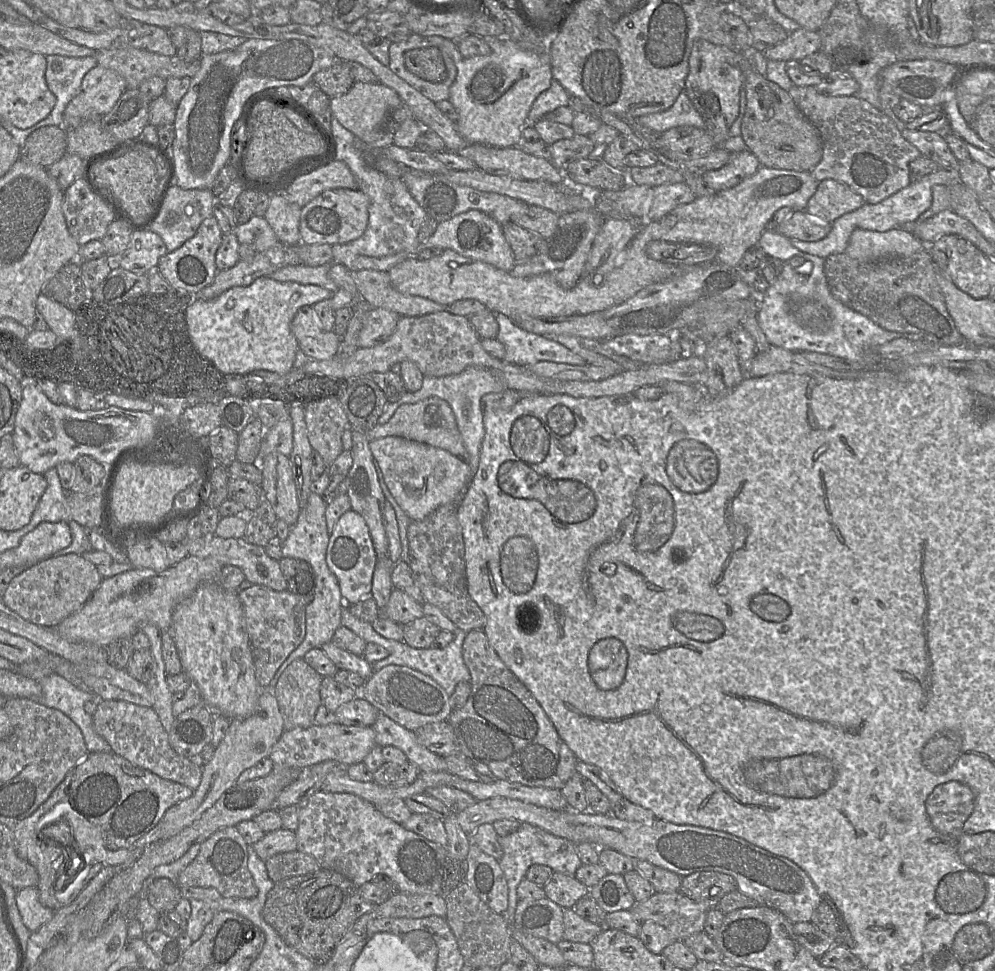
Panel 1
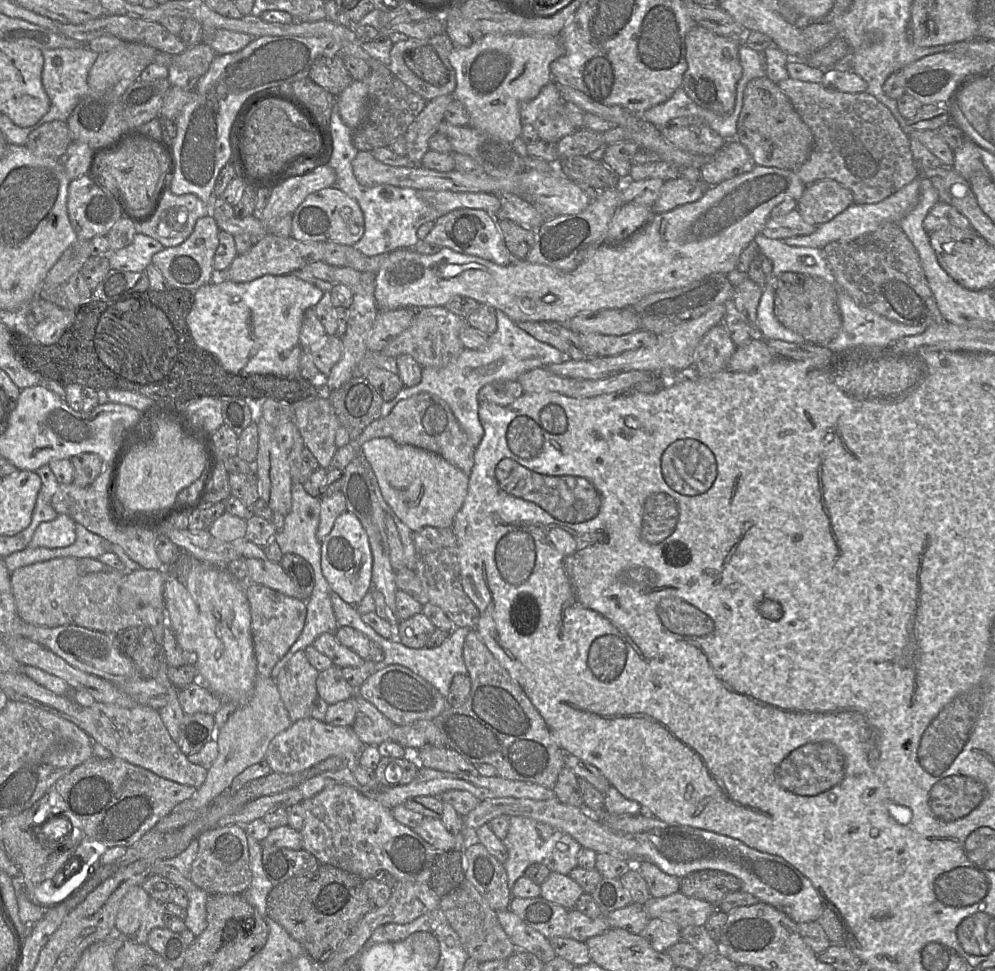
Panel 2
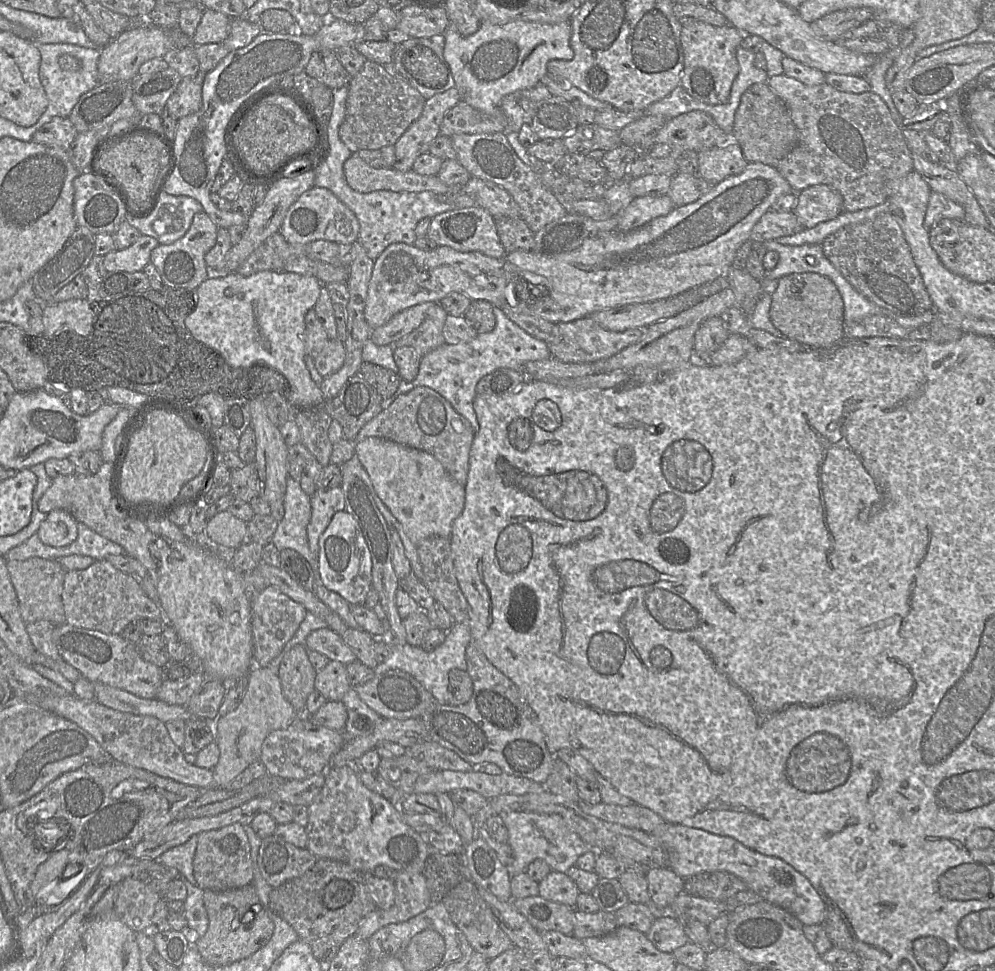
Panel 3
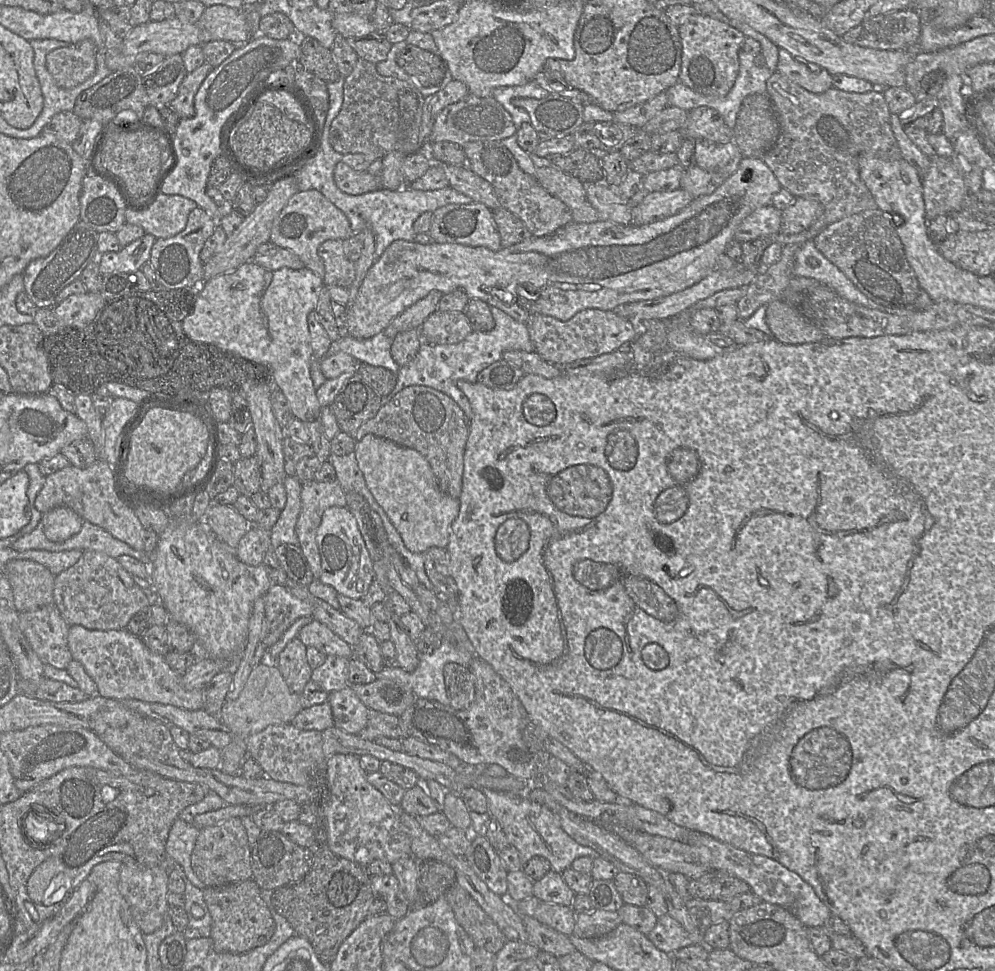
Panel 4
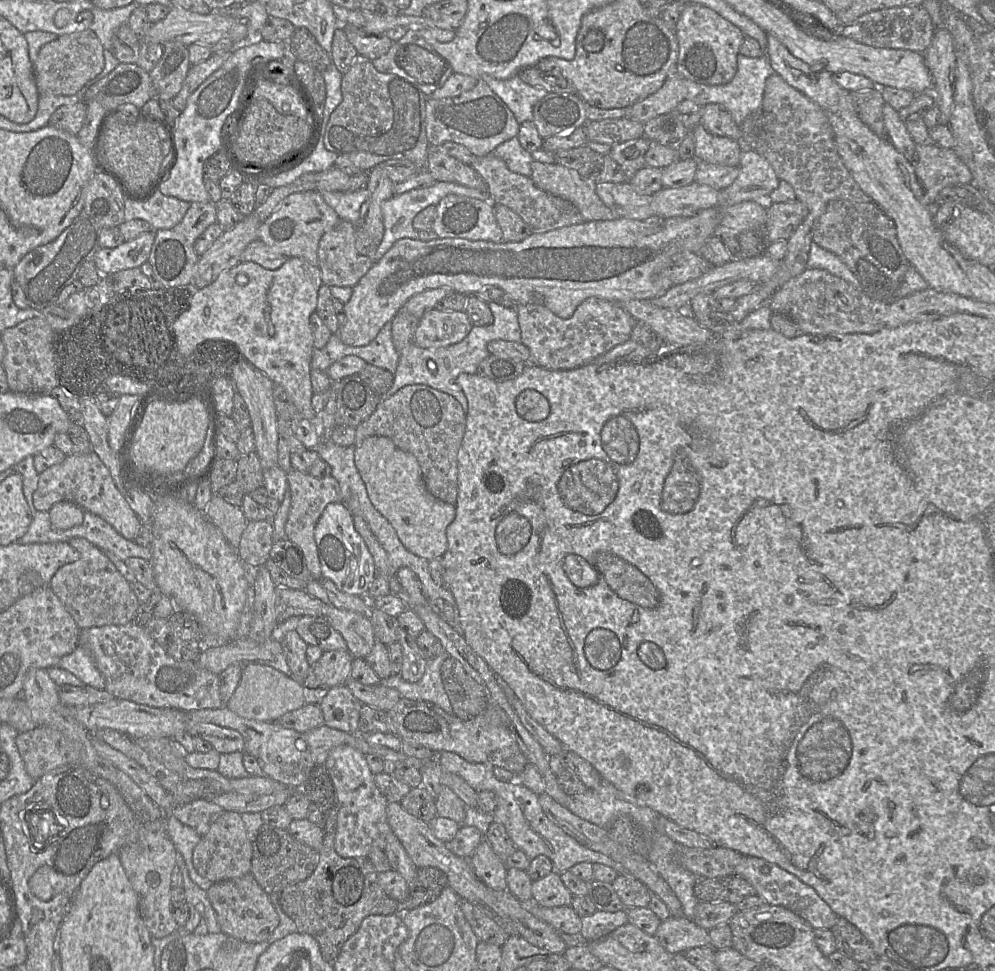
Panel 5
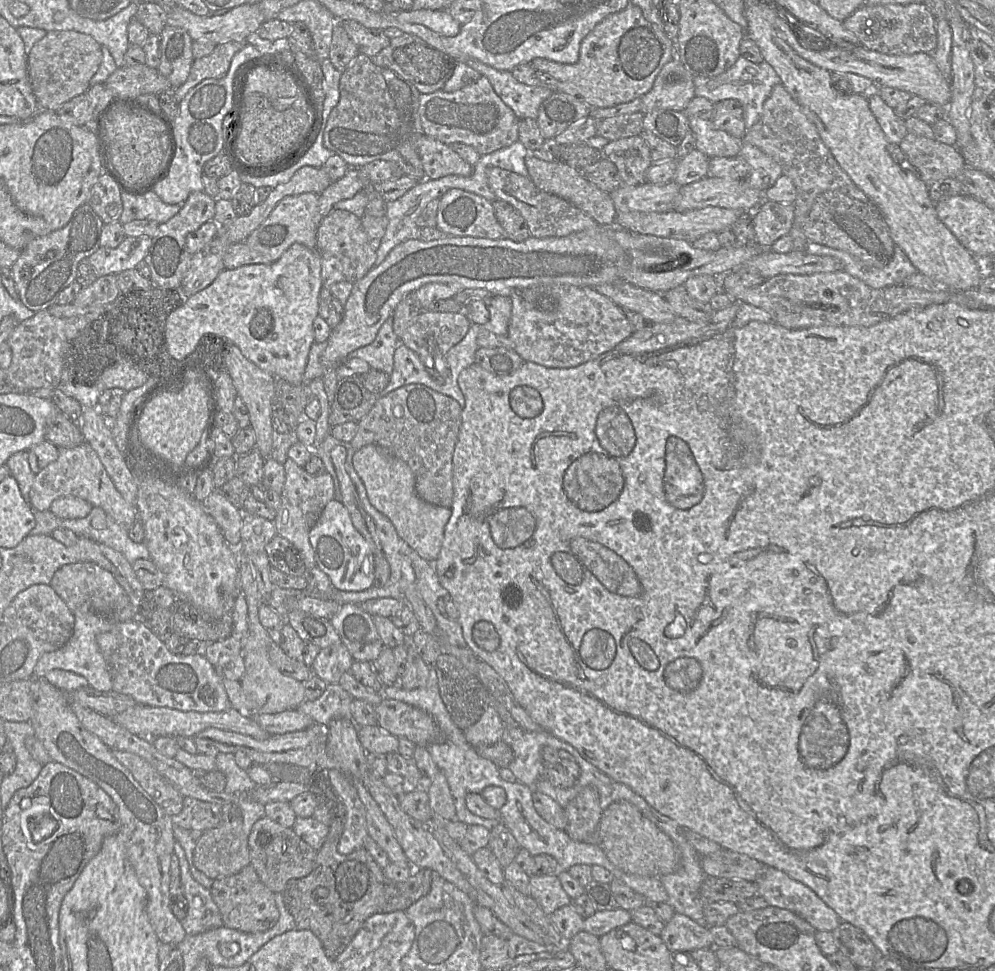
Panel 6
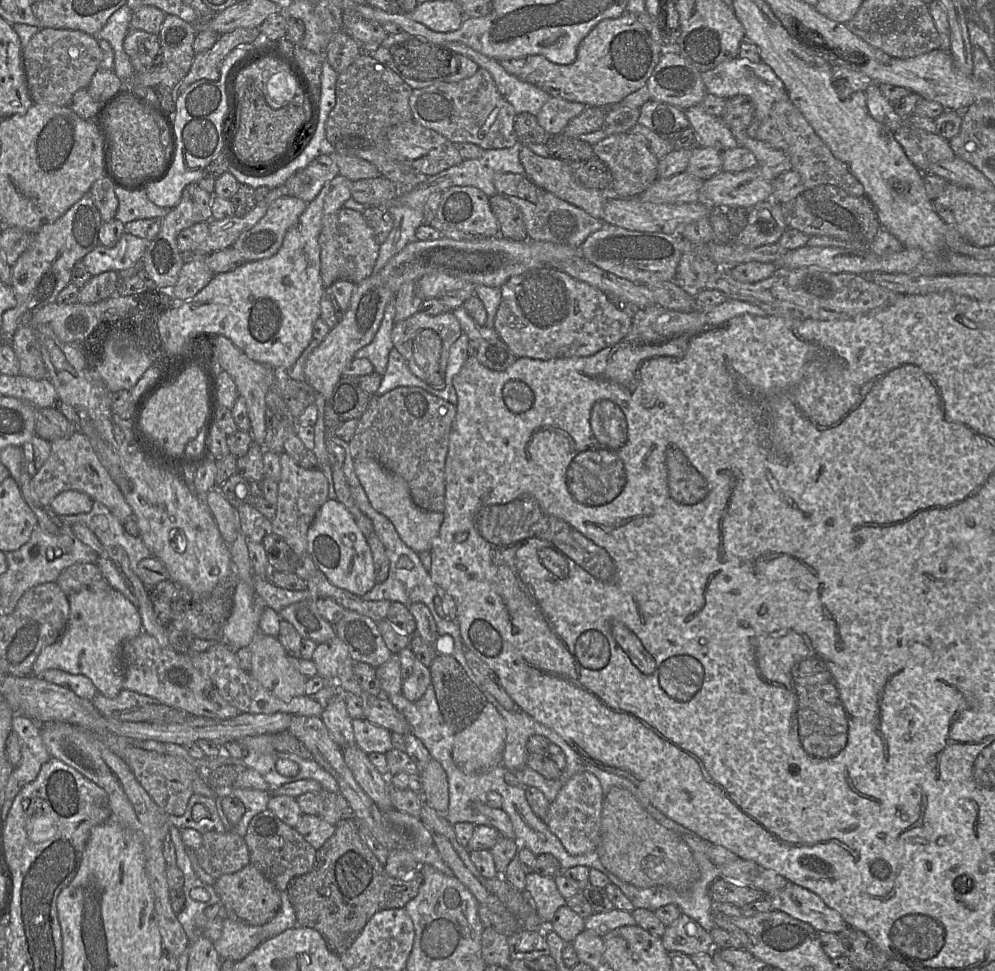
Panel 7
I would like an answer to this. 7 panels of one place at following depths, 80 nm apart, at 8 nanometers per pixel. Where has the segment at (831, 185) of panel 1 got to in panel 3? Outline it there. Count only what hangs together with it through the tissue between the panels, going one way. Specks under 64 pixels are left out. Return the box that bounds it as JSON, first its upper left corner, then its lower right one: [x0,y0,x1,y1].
[791,184,844,229]

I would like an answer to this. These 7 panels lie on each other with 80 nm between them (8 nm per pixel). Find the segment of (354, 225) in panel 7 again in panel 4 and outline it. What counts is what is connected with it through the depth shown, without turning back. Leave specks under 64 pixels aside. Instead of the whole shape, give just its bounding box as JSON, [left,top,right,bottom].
[318,240,355,288]

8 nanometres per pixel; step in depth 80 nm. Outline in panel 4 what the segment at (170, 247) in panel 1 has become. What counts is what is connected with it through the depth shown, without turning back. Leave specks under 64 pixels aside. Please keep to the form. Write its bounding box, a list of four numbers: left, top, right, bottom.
[125,195,197,239]

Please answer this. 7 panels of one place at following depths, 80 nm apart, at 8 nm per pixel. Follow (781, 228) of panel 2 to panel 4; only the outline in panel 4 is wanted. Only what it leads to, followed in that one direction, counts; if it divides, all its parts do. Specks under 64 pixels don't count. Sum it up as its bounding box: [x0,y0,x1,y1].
[734,204,781,243]

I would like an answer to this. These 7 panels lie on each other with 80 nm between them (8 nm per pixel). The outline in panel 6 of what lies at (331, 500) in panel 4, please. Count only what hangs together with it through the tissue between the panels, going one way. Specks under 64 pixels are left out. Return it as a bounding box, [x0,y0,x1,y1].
[273,458,334,569]

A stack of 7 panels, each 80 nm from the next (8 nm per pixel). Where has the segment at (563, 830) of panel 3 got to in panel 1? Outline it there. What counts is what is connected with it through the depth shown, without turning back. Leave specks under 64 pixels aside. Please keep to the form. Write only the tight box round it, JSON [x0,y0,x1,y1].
[498,823,582,925]

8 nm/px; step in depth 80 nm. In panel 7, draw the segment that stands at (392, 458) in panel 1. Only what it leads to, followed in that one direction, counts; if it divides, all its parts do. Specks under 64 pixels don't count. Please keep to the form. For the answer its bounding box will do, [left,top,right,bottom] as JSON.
[354,459,443,553]

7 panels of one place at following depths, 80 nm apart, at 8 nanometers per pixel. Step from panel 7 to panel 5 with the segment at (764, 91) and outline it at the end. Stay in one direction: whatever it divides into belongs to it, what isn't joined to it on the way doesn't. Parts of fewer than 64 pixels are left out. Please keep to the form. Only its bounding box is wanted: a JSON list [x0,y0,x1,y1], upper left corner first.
[686,54,775,126]

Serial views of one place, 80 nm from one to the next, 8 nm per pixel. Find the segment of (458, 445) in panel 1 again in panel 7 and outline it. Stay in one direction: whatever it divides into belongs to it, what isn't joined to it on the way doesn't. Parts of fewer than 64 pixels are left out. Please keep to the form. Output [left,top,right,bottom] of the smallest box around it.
[348,387,456,512]

